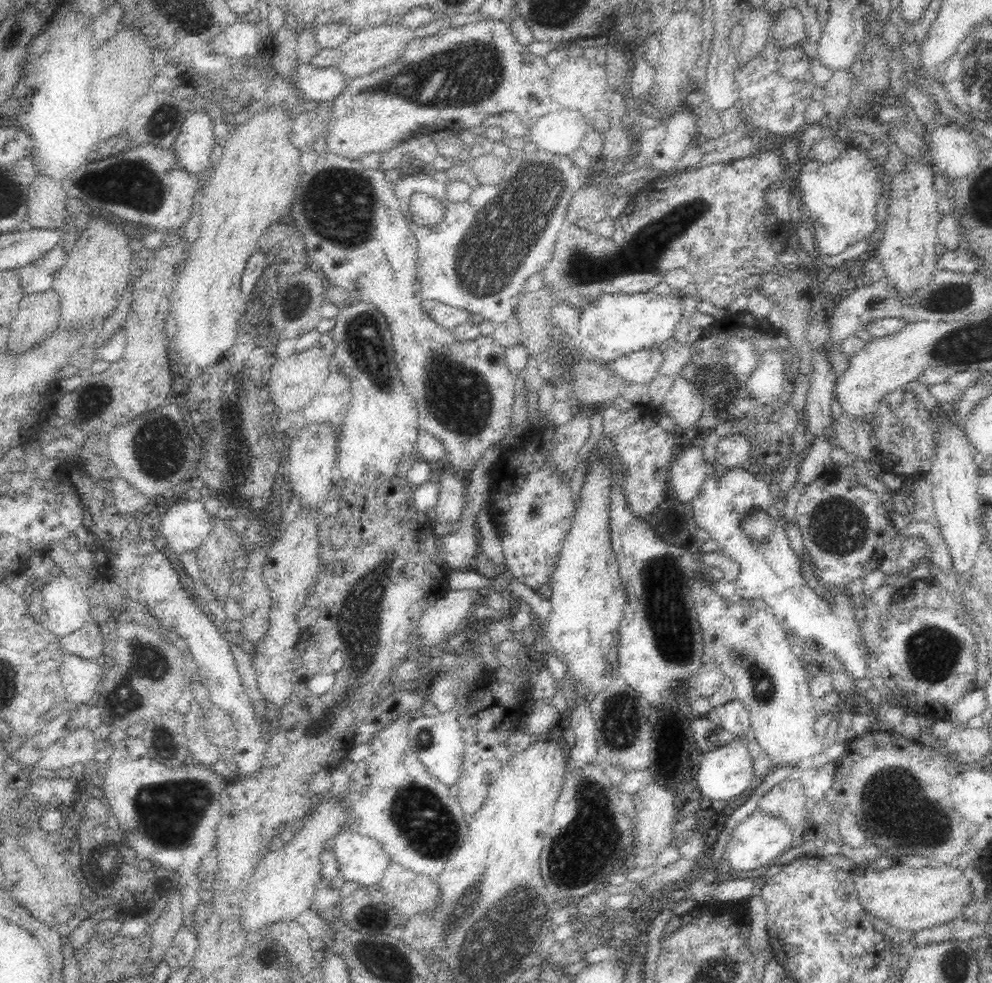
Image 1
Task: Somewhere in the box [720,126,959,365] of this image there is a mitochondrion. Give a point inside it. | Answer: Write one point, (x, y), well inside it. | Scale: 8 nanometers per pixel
(882, 301)

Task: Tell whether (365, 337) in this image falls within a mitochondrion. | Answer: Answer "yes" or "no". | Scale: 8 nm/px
yes

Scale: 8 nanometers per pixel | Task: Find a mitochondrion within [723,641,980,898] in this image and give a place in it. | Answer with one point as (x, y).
(892, 798)

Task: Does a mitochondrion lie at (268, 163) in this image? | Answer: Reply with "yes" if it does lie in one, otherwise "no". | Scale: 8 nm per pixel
no

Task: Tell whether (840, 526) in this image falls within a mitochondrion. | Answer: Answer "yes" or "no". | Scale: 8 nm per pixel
yes

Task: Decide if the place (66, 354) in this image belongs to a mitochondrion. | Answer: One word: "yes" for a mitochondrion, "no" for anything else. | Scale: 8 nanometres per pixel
no

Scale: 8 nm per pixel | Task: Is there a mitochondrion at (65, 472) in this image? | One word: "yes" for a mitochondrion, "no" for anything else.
no

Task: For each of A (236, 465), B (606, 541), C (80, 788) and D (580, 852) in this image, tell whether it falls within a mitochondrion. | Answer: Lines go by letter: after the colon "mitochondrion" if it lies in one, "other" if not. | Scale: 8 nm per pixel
A: other
B: other
C: other
D: mitochondrion

